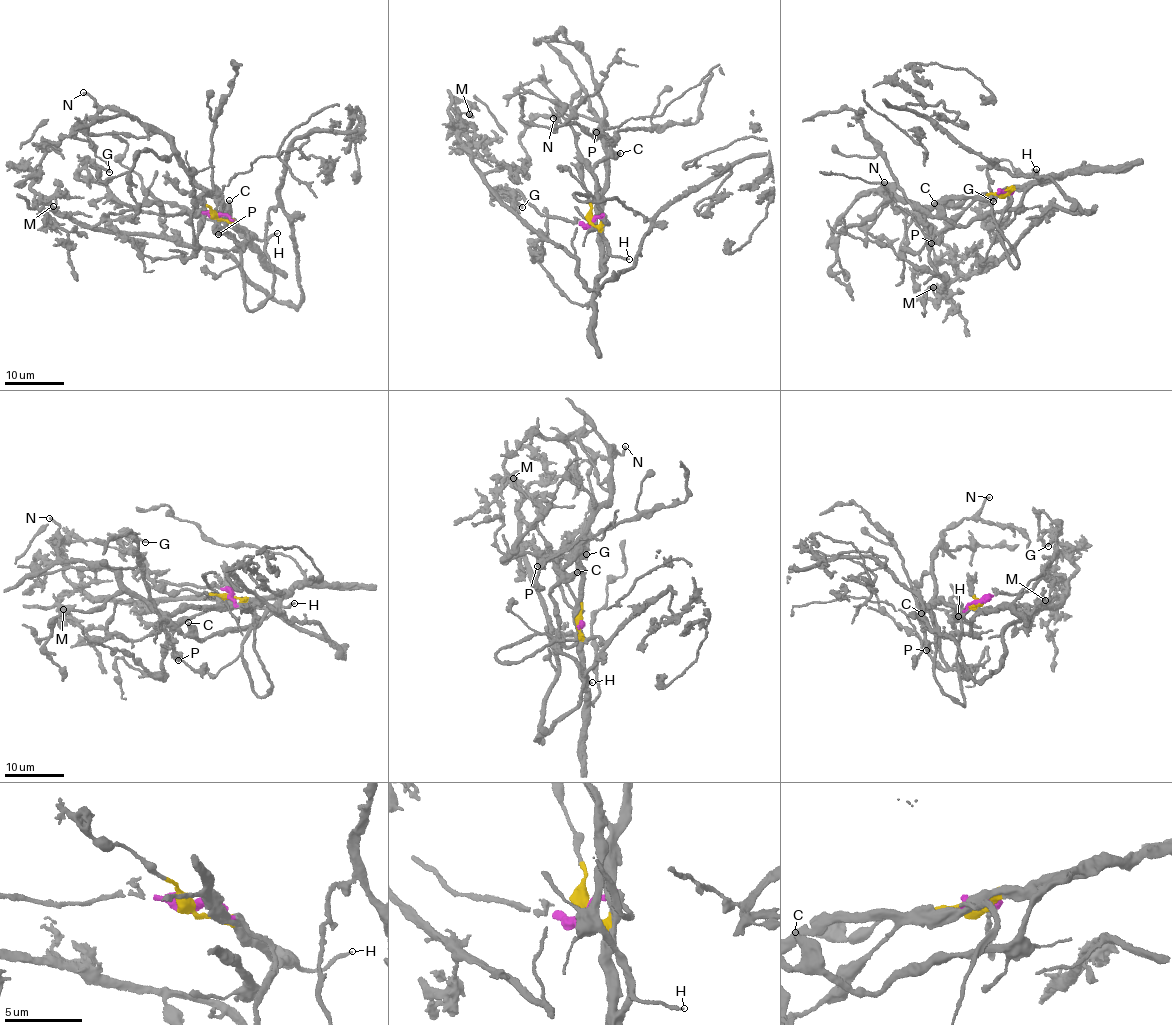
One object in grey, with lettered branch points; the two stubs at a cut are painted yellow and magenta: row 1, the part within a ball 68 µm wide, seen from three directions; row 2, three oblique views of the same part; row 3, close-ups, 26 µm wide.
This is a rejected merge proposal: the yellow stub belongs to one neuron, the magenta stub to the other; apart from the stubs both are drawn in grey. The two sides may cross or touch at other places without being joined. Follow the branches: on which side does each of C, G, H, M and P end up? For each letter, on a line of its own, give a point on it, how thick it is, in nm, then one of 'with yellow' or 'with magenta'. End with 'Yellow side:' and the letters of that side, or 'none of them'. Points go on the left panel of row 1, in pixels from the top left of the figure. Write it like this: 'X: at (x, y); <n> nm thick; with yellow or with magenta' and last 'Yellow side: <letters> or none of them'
C: at (229, 200); 400 nm thick; with yellow
G: at (109, 172); 180 nm thick; with magenta
H: at (277, 233); 190 nm thick; with yellow
M: at (53, 206); 200 nm thick; with magenta
P: at (218, 234); 600 nm thick; with yellow
Yellow side: C, H, P

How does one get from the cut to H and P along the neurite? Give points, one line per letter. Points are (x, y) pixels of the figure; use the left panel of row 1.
H: (217, 215), (244, 234), (252, 234), (259, 239), (278, 233)
P: (217, 215), (252, 234), (242, 246), (230, 233), (222, 233), (227, 218), (219, 204), (215, 208), (218, 235)

